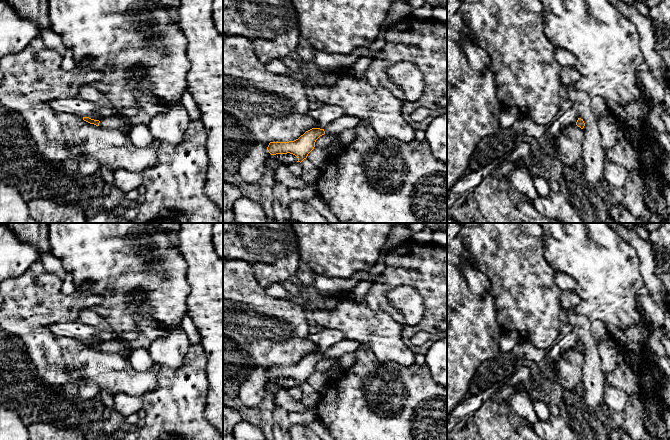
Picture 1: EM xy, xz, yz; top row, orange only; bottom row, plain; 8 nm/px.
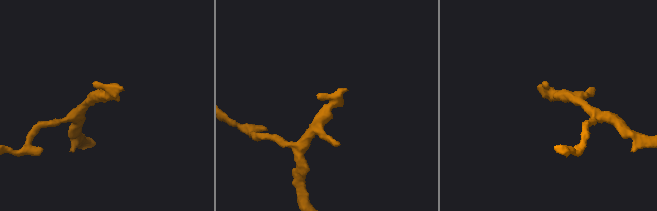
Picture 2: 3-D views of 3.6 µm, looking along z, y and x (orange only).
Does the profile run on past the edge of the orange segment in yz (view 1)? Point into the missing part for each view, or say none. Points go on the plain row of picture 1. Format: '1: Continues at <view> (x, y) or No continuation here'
1: No continuation here

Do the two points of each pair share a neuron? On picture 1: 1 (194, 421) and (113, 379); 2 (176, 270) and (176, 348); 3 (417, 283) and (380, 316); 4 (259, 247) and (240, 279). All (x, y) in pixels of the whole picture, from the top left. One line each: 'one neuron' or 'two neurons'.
1: two neurons
2: two neurons
3: two neurons
4: two neurons

